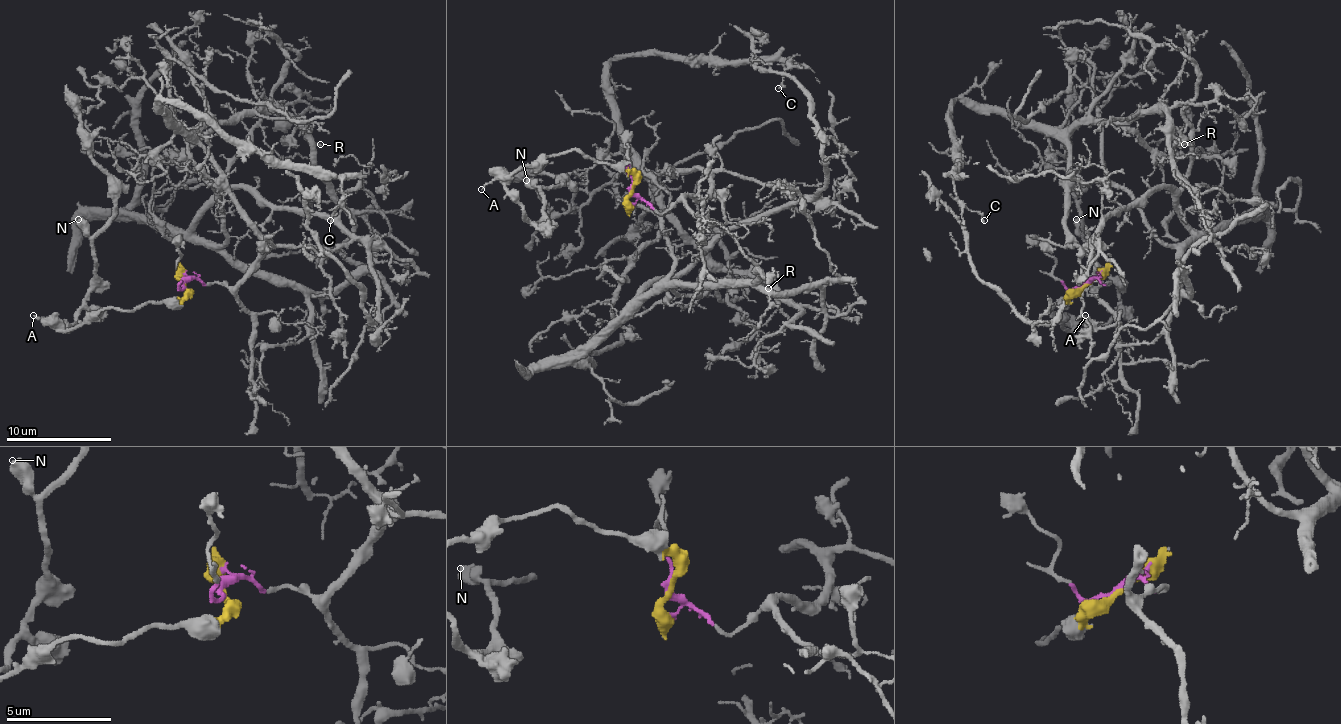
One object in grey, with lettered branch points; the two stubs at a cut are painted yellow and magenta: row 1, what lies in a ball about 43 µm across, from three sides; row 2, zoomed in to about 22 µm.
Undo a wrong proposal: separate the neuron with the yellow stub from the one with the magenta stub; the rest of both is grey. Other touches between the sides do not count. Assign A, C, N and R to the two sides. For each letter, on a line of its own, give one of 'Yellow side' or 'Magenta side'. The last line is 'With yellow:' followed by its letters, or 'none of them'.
A: Yellow side
C: Magenta side
N: Yellow side
R: Magenta side
With yellow: A, N

